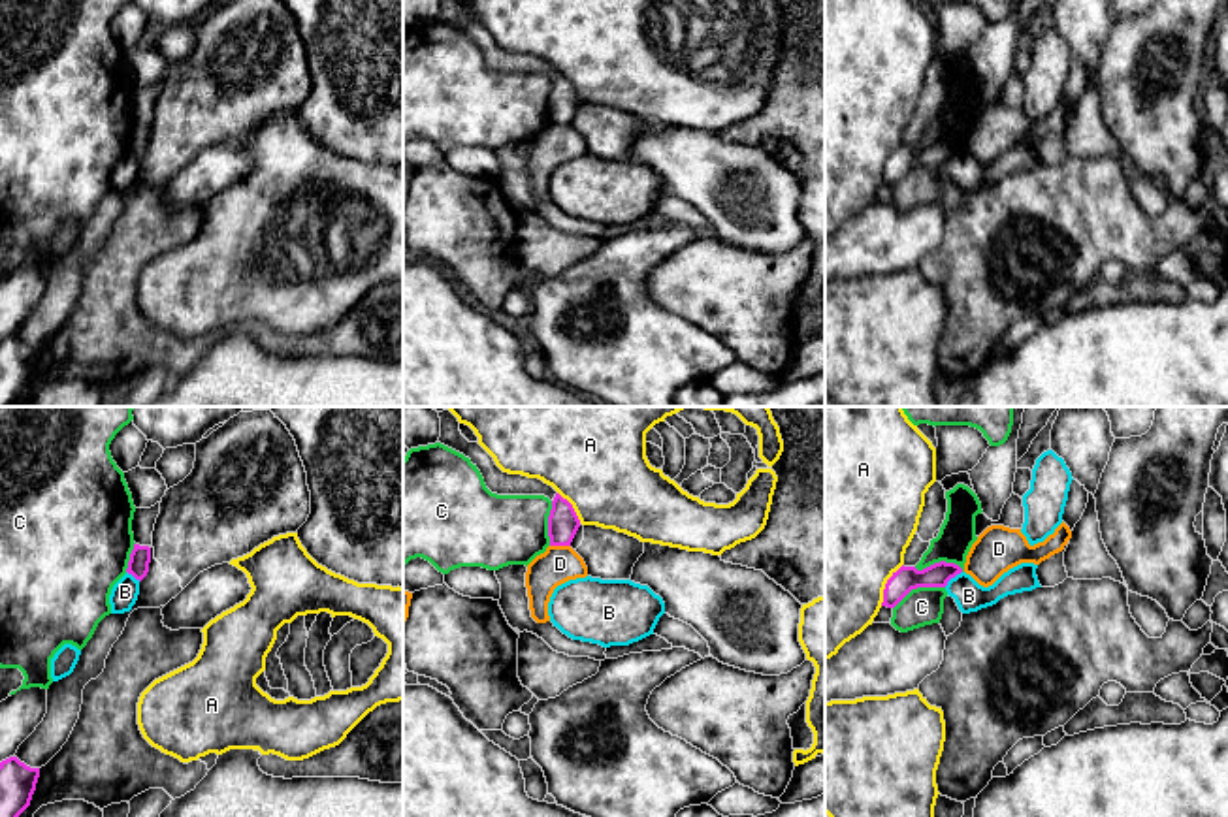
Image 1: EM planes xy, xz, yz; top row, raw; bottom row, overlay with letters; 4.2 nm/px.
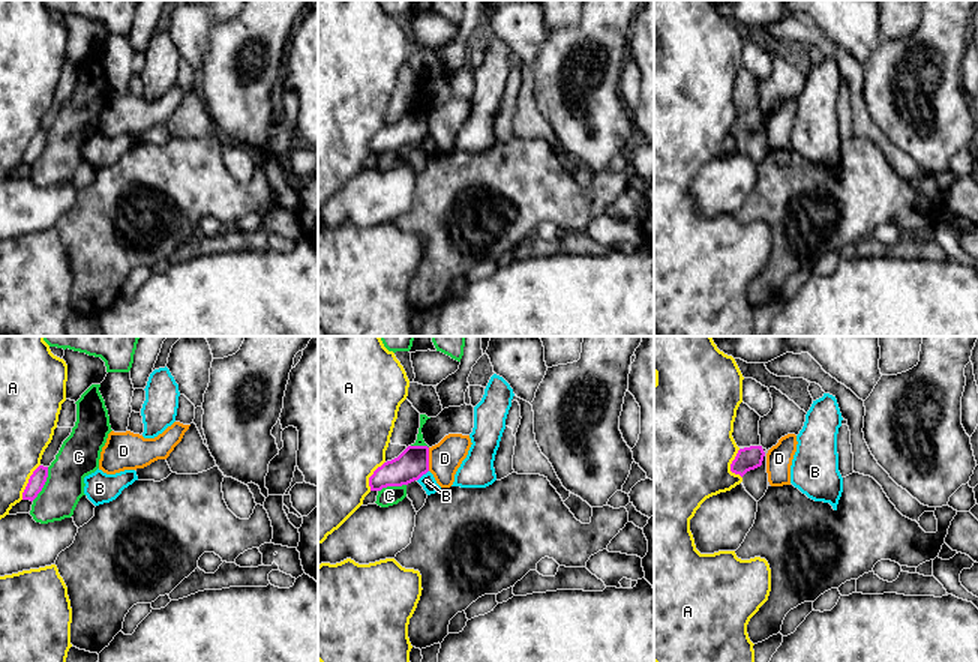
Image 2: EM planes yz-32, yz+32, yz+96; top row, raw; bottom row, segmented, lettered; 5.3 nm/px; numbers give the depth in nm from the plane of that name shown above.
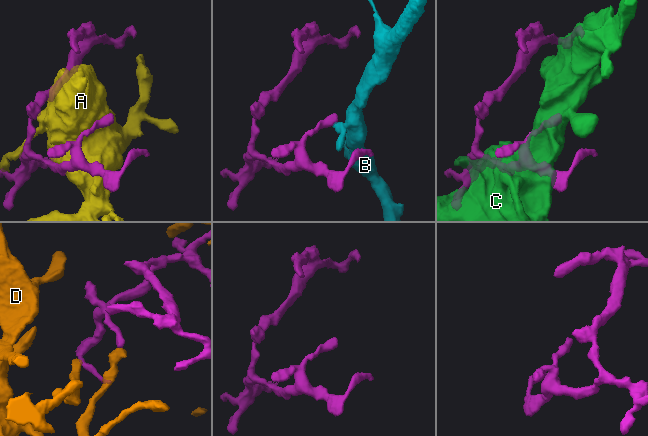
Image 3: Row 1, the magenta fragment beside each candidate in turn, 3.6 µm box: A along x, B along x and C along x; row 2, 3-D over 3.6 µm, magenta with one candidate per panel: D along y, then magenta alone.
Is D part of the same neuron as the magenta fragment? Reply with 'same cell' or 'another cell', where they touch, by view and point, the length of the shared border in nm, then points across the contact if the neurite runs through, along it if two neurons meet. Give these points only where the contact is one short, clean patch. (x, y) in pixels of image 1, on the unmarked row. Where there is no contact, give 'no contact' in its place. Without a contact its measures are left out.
another cell | xz (560, 123) | 90 nm

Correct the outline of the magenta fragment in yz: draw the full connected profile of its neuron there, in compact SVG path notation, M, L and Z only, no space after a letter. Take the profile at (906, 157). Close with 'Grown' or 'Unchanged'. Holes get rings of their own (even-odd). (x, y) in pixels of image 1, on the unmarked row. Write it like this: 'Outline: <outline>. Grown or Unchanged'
Outline: M945 139L934 141L923 149L902 143L885 162L881 184L895 186L917 166L945 166L947 160L961 151L962 147L959 143Z. Unchanged

